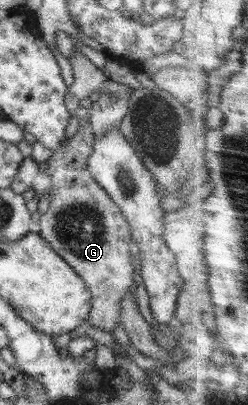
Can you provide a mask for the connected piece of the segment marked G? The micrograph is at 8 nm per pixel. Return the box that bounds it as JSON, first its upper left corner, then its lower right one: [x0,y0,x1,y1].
[39,123,134,333]

